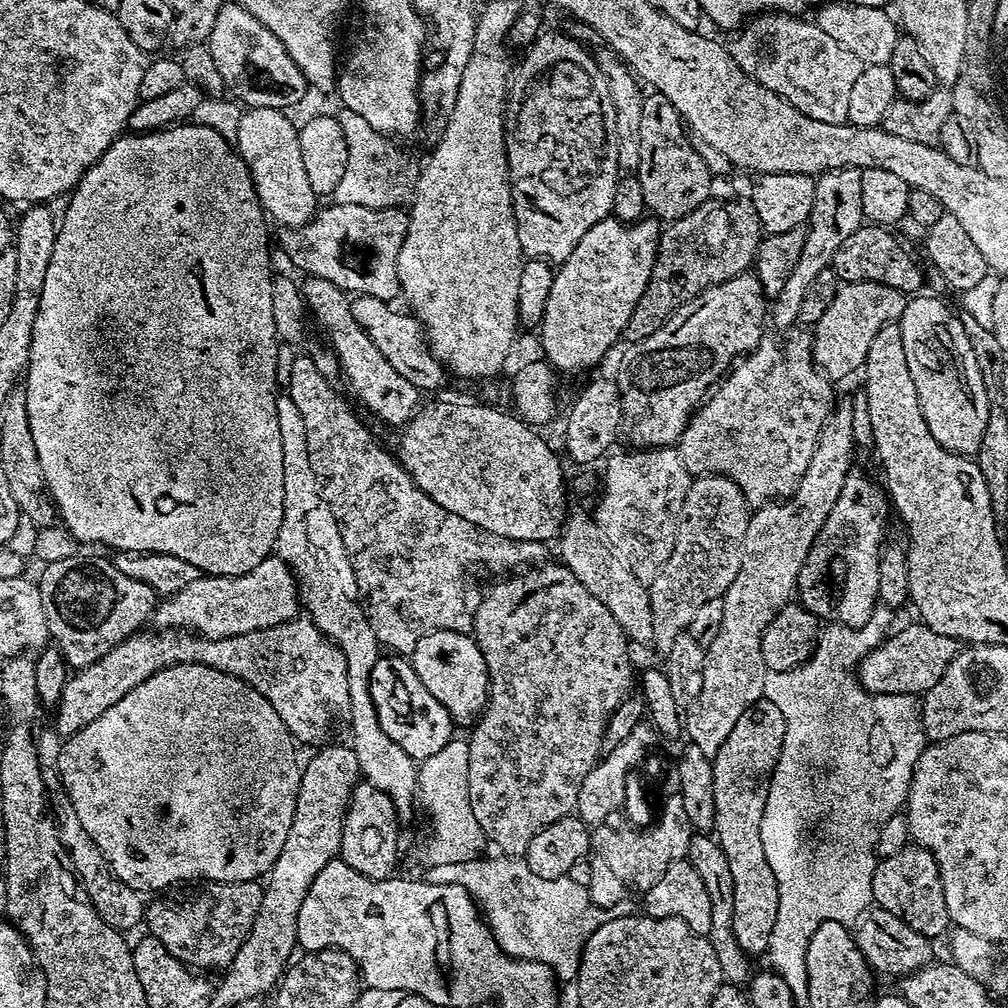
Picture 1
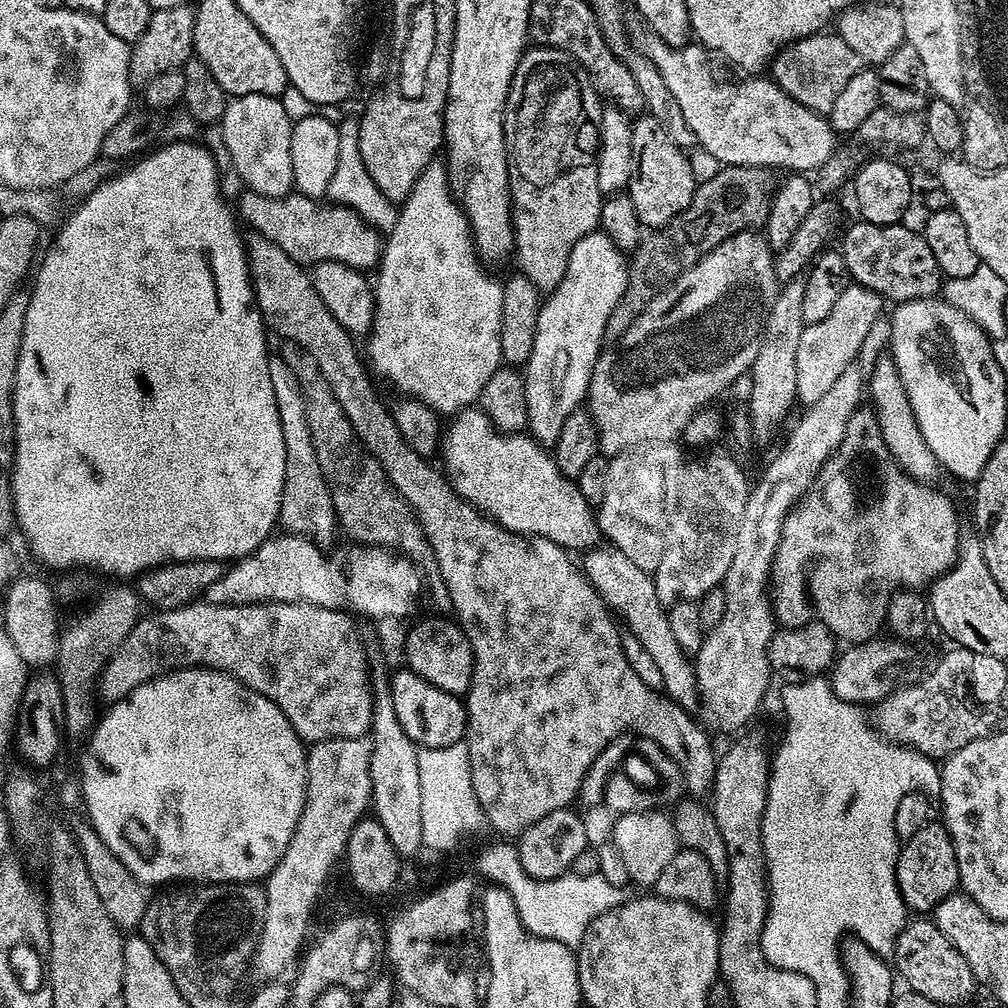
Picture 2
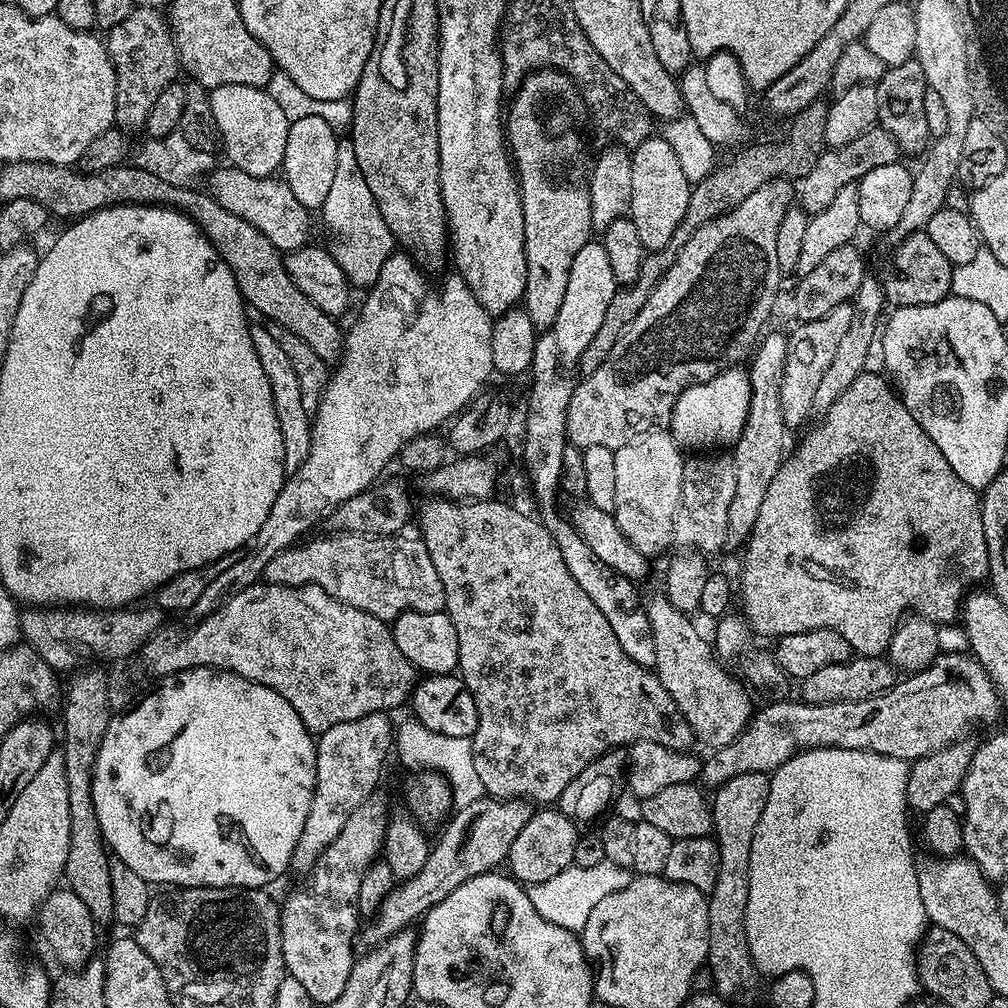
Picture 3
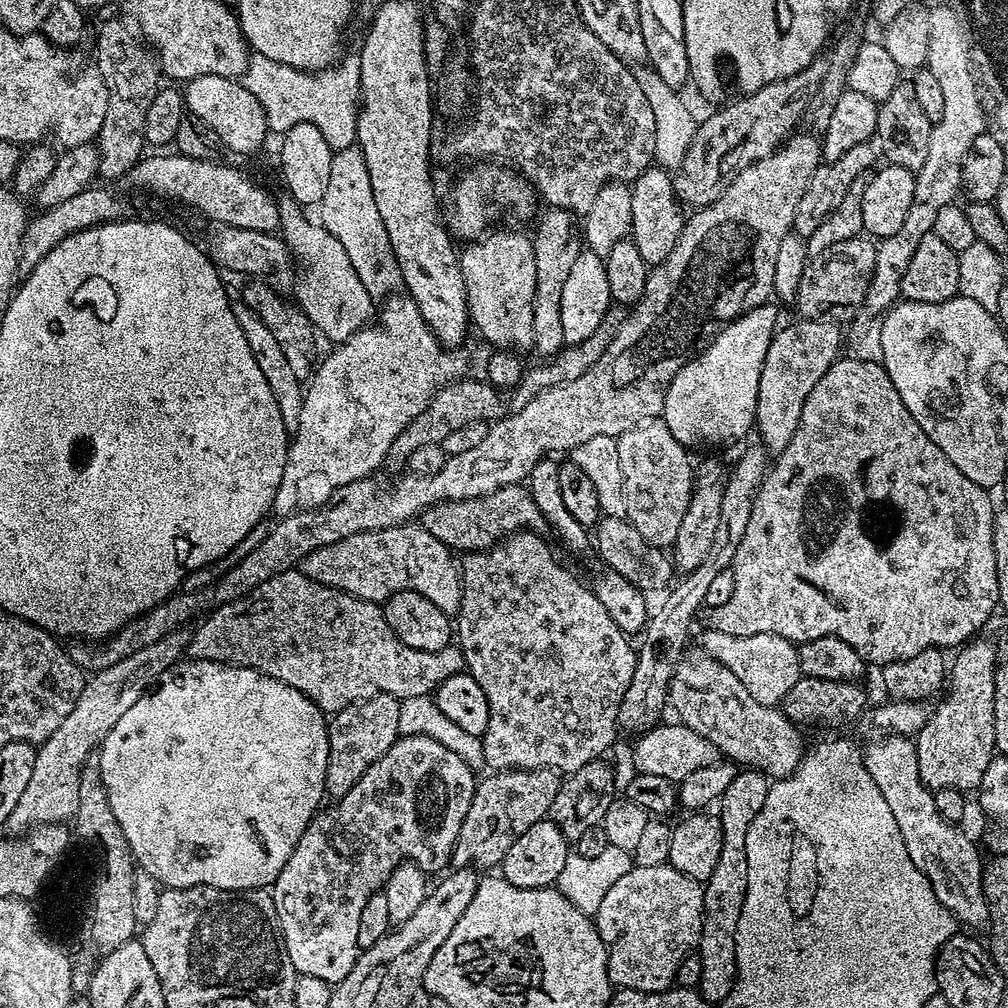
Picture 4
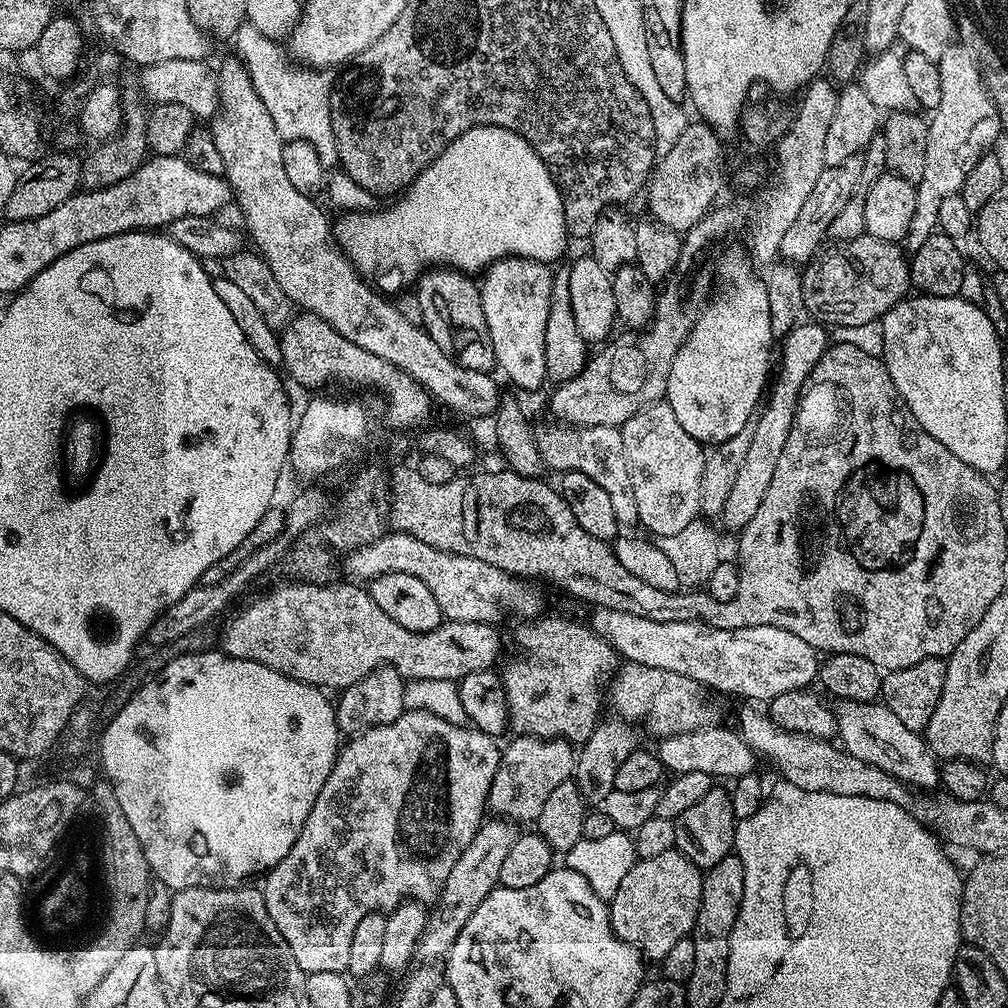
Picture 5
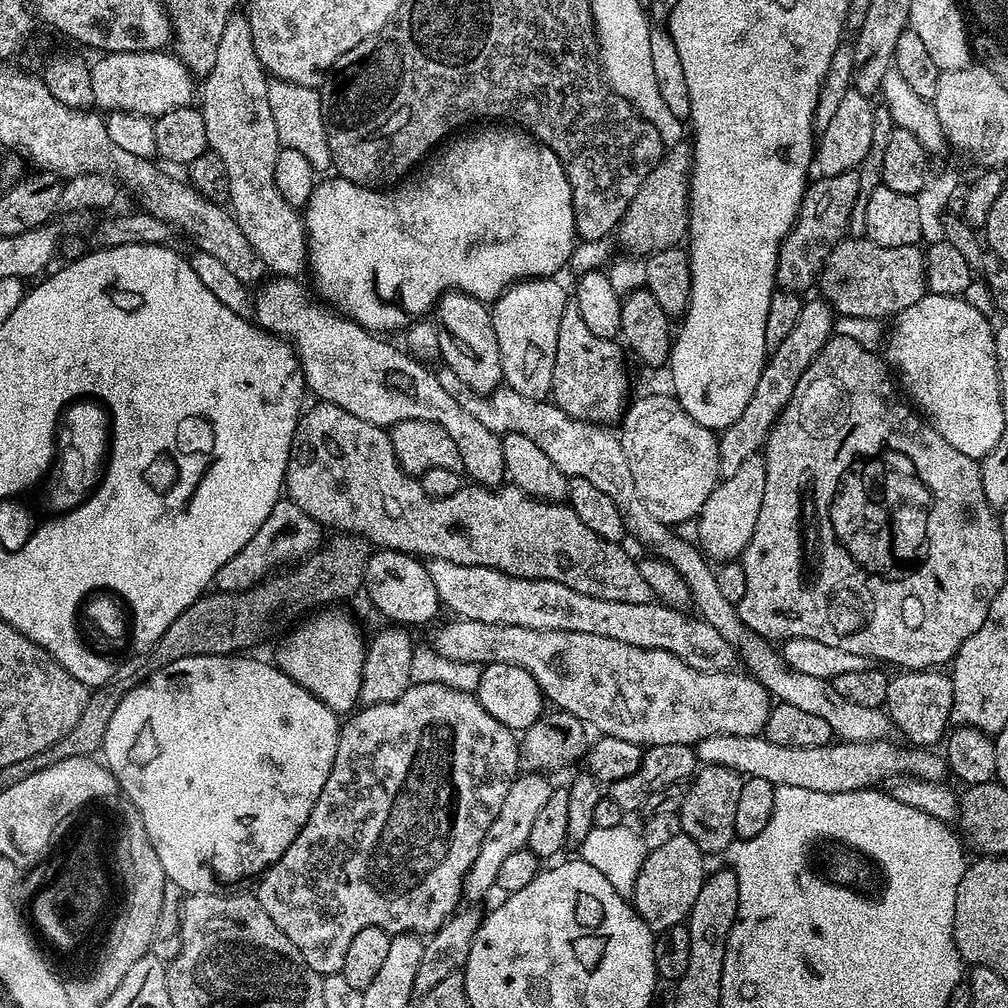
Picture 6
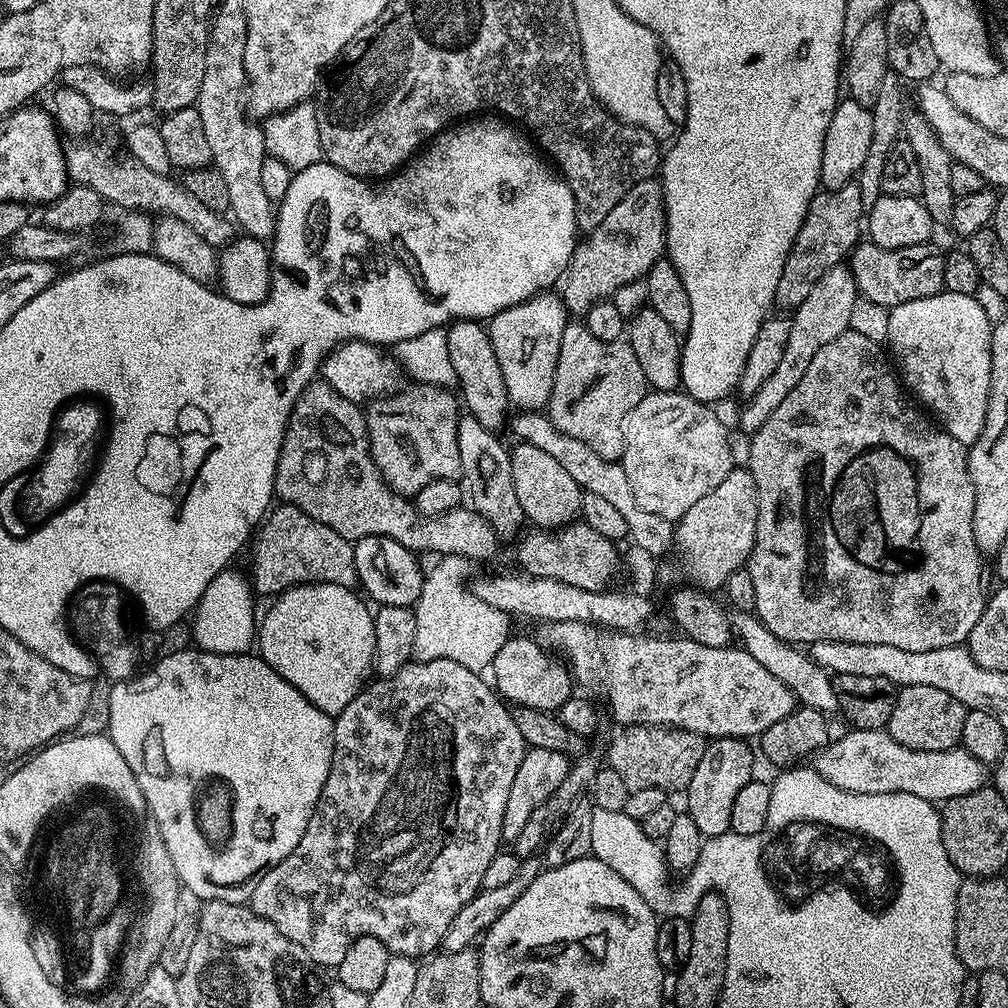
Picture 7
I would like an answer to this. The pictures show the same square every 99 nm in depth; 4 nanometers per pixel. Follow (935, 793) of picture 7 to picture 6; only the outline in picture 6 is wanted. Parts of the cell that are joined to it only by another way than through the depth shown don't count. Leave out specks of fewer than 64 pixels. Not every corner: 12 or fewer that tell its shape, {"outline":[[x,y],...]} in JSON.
{"outline":[[762,734],[711,735],[703,764],[775,787],[850,793],[947,759],[893,741],[790,747]]}

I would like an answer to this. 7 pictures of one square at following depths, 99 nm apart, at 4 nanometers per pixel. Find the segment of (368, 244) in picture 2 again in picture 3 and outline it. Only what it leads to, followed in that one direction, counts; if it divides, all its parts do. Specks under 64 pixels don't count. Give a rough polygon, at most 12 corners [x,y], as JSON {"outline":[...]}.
{"outline":[[217,167],[211,196],[287,254],[313,213],[283,179]]}

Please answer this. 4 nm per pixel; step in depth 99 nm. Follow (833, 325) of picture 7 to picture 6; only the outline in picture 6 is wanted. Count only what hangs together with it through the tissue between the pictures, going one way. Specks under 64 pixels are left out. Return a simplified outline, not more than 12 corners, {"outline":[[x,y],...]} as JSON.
{"outline":[[809,299],[771,349],[738,422],[719,433],[721,469],[763,449],[802,374],[834,335]]}

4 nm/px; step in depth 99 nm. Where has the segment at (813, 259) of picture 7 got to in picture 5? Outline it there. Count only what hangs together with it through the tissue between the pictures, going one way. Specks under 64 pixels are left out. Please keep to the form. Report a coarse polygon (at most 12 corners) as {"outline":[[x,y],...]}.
{"outline":[[863,155],[824,169],[779,255],[807,265],[859,184]]}

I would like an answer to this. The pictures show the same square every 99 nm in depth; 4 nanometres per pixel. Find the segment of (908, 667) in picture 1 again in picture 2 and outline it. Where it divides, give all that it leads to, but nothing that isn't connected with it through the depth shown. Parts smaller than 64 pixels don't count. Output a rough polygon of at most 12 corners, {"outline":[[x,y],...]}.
{"outline":[[873,638],[830,669],[835,696],[871,706],[901,687],[913,645]]}

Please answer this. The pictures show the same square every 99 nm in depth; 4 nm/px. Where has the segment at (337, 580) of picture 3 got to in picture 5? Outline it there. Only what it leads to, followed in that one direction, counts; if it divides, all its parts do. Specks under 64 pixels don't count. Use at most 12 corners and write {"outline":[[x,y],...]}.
{"outline":[[405,532],[343,557],[356,582],[412,574],[444,620],[540,613],[529,583]]}

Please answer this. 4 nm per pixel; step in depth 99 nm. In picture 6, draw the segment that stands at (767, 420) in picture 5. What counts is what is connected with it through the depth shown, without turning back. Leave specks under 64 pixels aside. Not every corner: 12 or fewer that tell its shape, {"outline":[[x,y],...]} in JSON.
{"outline":[[742,462],[698,517],[705,557],[732,562],[758,522],[766,466]]}

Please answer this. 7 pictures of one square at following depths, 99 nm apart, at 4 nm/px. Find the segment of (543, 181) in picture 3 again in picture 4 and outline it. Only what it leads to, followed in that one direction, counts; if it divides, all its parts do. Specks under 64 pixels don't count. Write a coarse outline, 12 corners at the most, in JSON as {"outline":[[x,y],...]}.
{"outline":[[573,213],[536,224],[535,351],[565,347],[562,289],[582,250]]}

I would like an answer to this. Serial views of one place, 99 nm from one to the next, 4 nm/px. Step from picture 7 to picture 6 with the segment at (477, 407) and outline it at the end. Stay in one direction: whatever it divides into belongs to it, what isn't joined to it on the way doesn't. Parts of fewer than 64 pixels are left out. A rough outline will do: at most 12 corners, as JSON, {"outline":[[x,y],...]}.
{"outline":[[465,292],[436,301],[439,359],[470,390],[504,378],[485,301]]}

